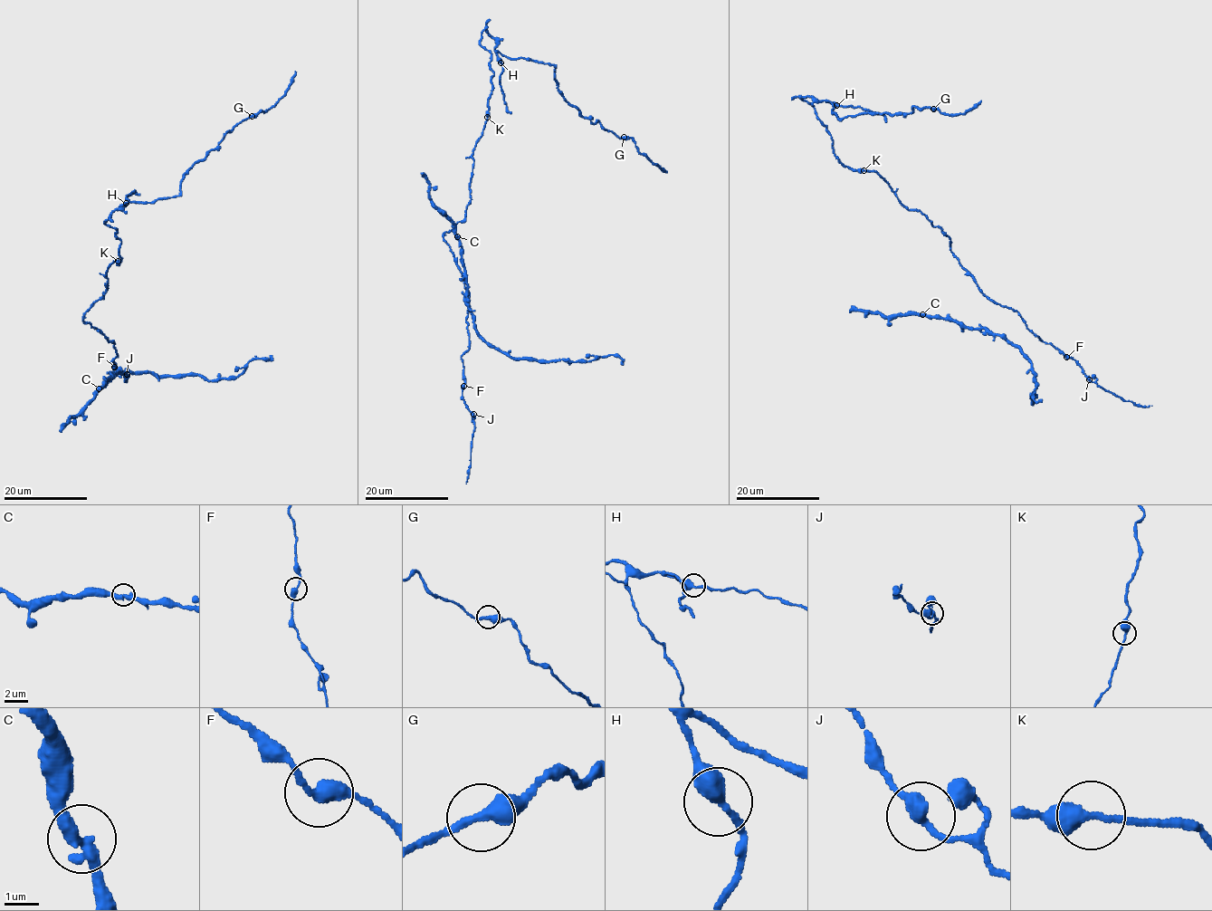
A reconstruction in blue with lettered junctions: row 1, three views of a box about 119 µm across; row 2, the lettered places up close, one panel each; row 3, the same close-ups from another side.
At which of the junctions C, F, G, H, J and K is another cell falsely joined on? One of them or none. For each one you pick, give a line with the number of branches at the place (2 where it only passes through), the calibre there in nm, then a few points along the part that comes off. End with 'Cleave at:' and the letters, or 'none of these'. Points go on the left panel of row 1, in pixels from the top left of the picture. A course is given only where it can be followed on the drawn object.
Cleave at: none of these

